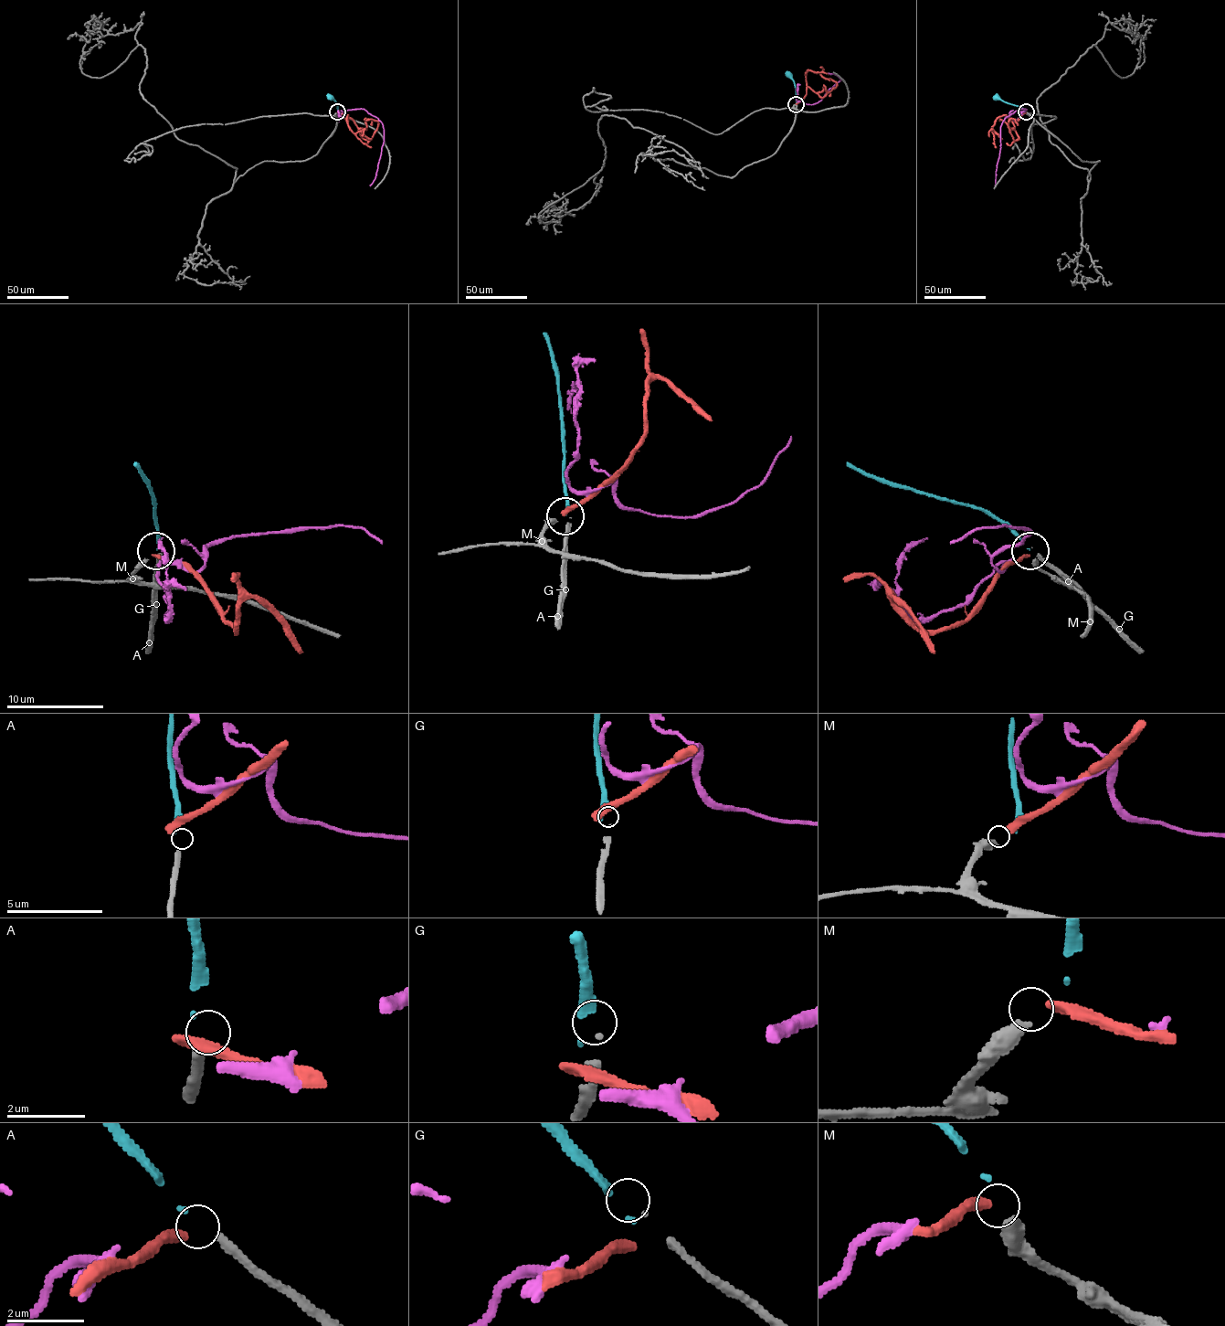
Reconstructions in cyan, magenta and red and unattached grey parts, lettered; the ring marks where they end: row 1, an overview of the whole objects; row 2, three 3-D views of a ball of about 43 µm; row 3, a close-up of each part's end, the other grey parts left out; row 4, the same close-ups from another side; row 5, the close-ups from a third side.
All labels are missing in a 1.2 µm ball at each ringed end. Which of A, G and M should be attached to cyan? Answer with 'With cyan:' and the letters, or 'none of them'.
With cyan: A

